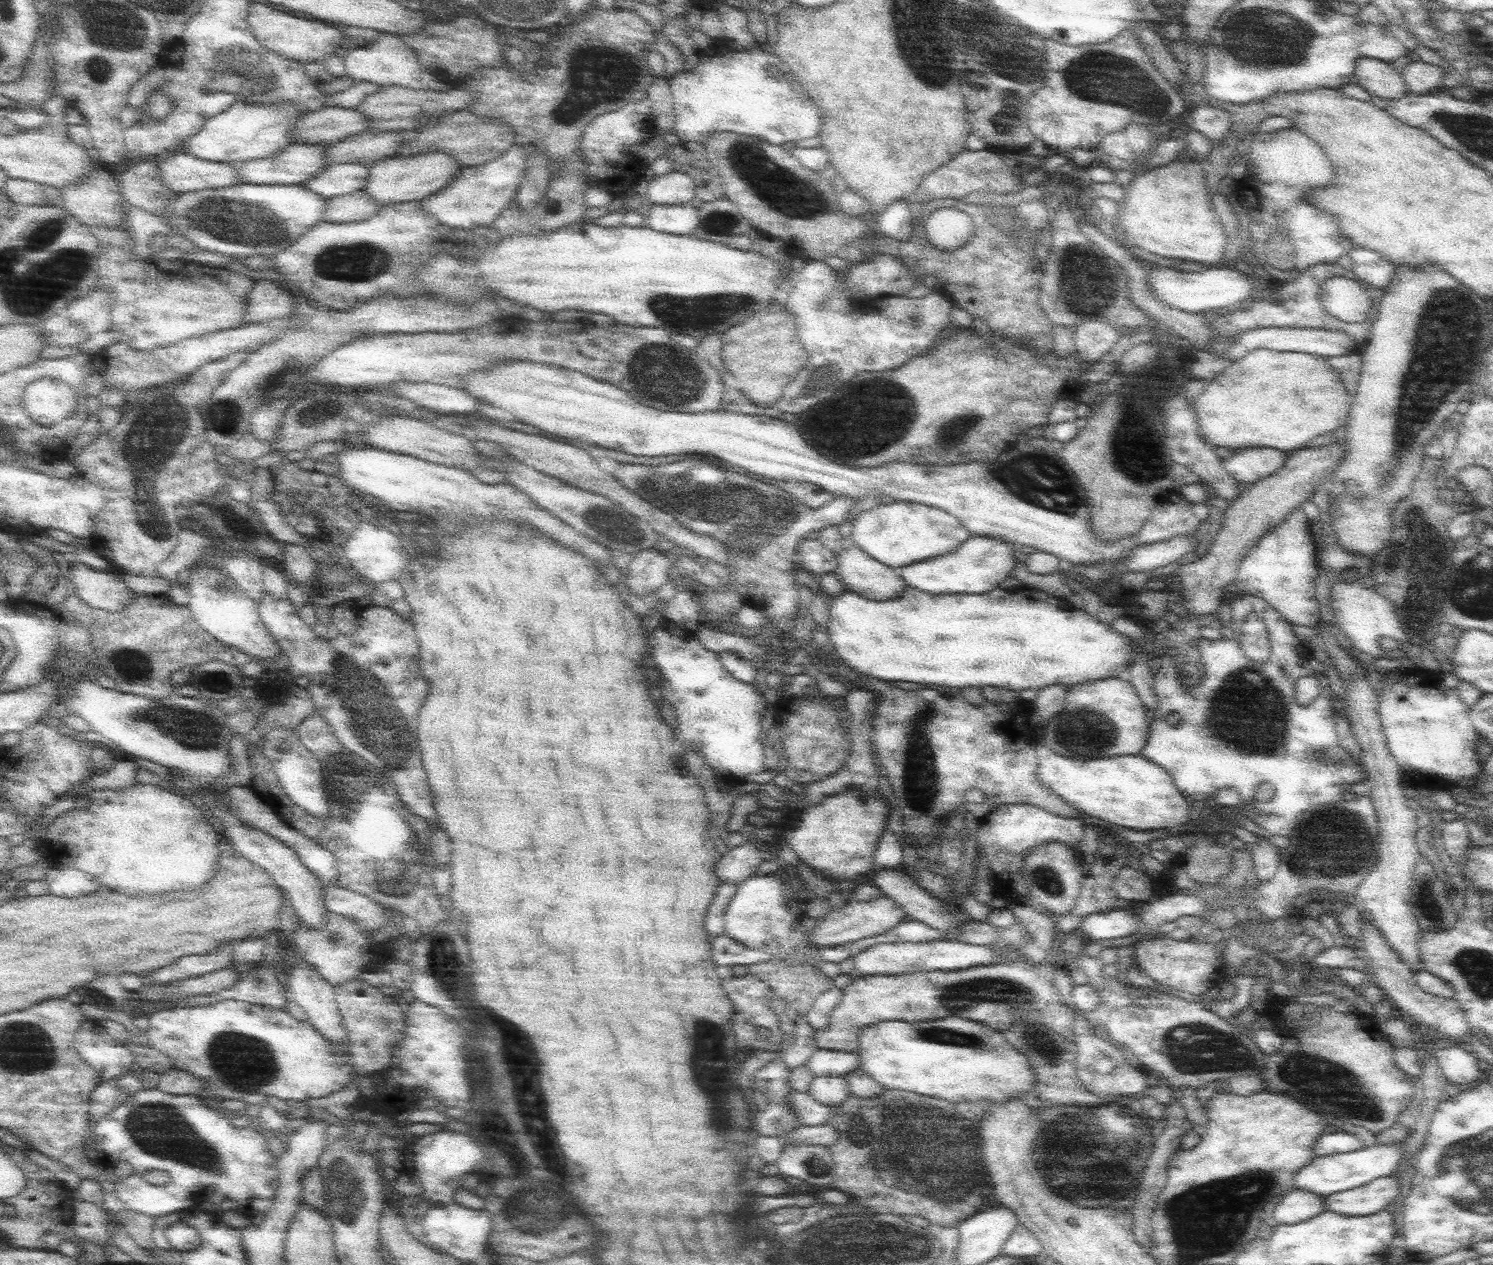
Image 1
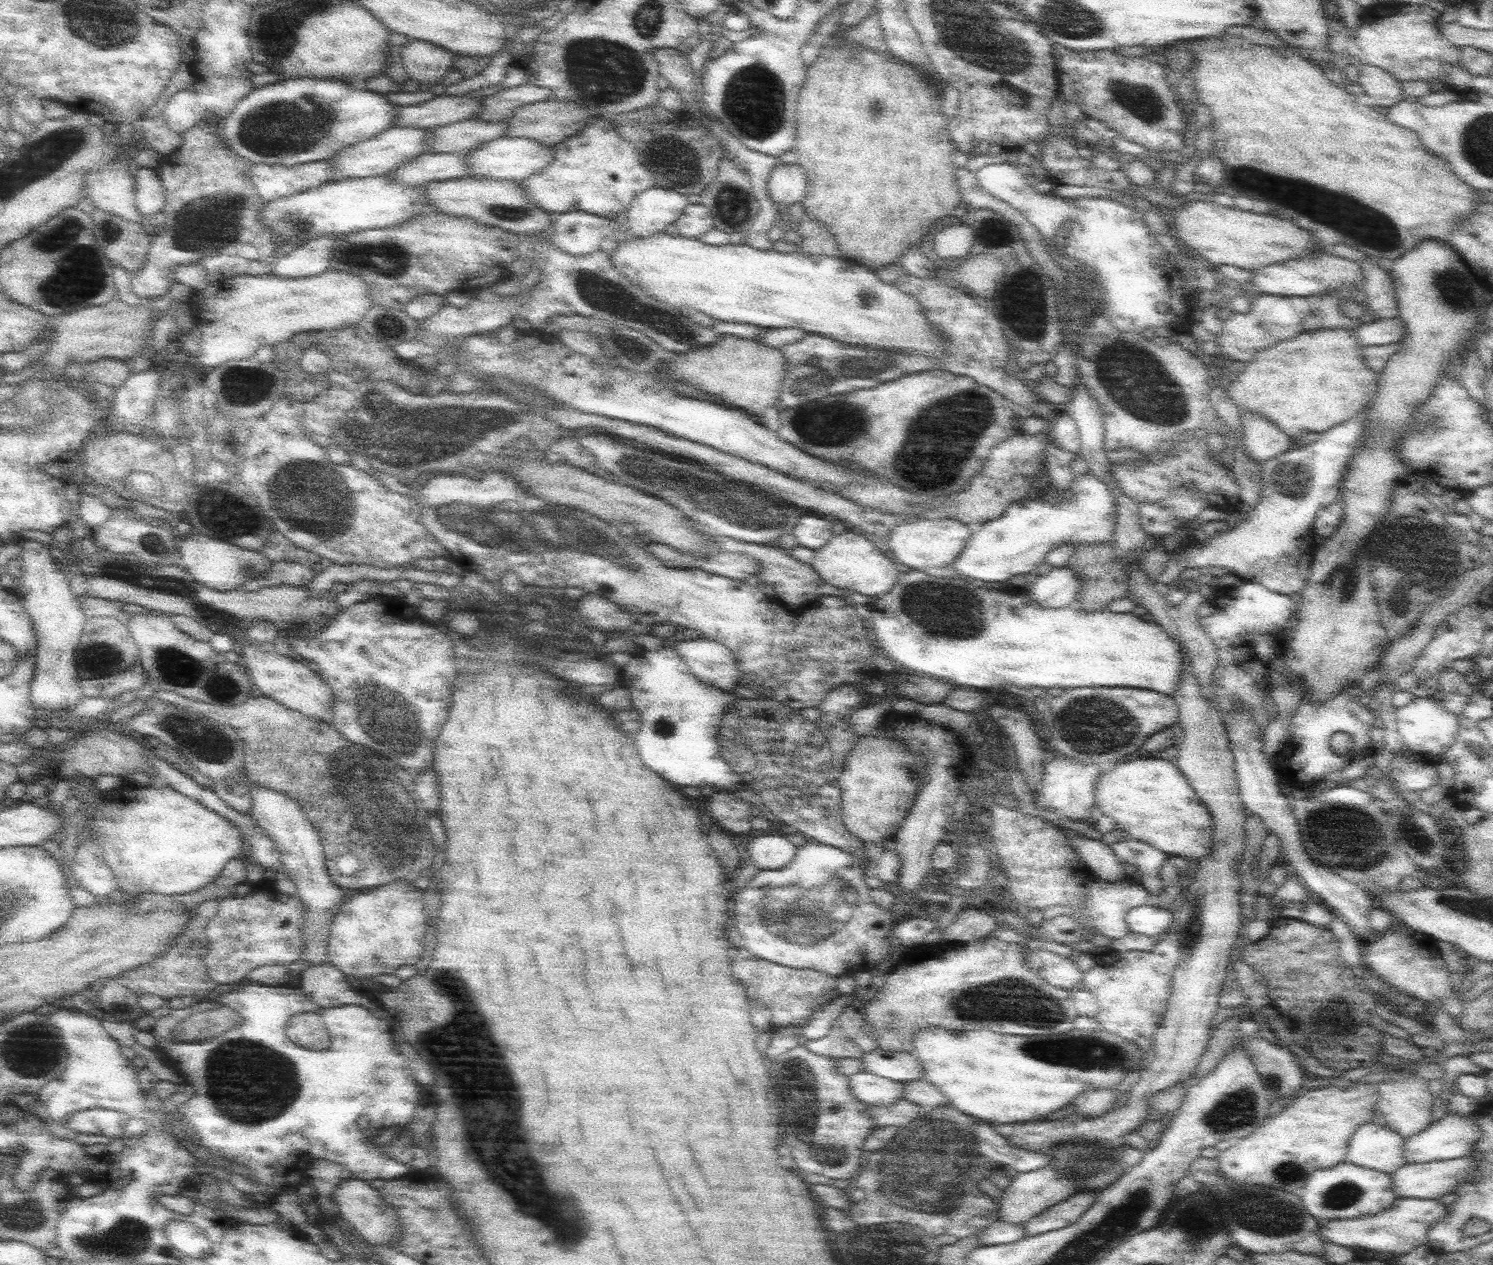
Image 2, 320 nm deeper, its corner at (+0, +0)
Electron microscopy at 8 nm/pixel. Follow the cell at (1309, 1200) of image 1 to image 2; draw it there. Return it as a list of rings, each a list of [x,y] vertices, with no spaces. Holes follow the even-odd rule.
[[[1346,1160],[1332,1168],[1315,1170],[1306,1181],[1300,1196],[1303,1205],[1319,1221],[1346,1220],[1388,1210],[1399,1199],[1393,1189],[1392,1175],[1369,1169]]]

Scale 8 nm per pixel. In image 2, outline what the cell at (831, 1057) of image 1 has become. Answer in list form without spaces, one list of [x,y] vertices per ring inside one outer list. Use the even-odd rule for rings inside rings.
[[[878,1047],[872,1052],[864,1052],[861,1059],[866,1071],[889,1078],[890,1080],[897,1080],[902,1083],[925,1078],[923,1066],[912,1053],[885,1051]]]

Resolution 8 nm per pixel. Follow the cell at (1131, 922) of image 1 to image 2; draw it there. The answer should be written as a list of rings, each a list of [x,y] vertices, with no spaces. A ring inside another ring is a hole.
[[[1150,905],[1138,906],[1127,914],[1127,925],[1130,932],[1138,932],[1146,936],[1156,936],[1162,932],[1170,932],[1173,929],[1171,909],[1165,907],[1153,907]]]

